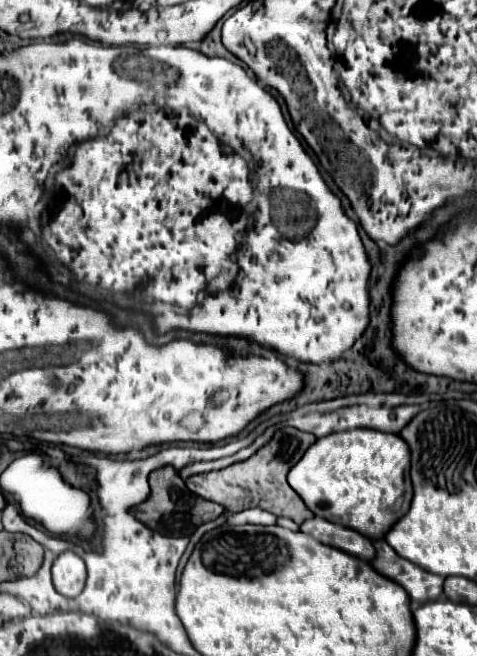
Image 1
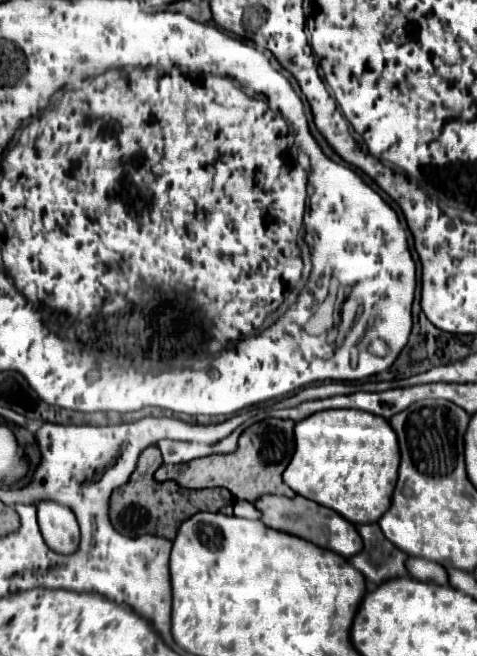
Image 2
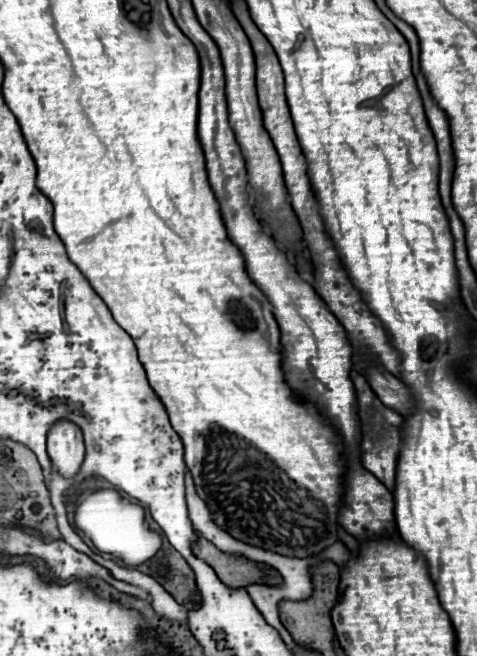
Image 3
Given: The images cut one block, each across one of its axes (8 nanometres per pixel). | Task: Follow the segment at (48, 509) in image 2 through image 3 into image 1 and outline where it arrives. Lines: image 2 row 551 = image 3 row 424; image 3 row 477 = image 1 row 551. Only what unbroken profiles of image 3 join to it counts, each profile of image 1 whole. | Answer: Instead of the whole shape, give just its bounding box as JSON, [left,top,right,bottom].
[52,550,86,598]

